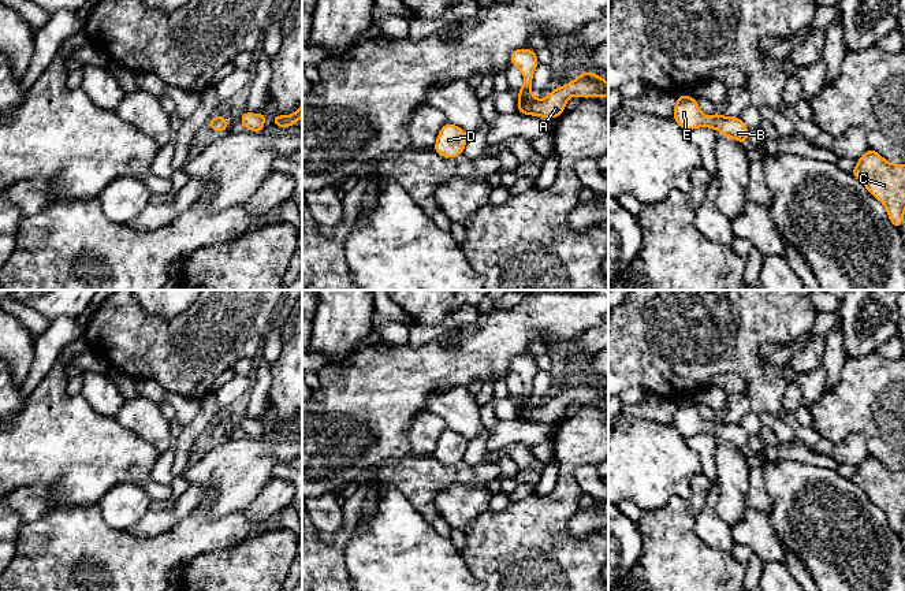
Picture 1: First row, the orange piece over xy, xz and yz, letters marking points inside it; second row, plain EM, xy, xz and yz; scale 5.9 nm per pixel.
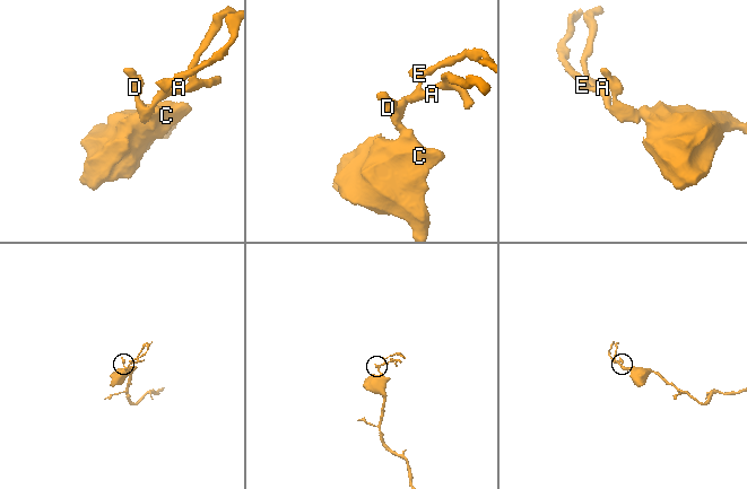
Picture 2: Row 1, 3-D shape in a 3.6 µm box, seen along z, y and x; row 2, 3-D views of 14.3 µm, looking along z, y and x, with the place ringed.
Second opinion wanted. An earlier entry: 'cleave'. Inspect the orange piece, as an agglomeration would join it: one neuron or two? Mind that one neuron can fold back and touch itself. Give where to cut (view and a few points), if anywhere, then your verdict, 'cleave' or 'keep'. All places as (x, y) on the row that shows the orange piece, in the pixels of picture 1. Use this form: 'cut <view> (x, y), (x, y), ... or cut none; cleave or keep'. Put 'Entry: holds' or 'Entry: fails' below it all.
cut none; keep
Entry: fails

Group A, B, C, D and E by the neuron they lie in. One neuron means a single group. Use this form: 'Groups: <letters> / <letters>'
Groups: A B C D E

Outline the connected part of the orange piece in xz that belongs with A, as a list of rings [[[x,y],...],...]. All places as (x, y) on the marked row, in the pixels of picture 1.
[[[530,48],[515,49],[510,52],[510,63],[515,66],[524,75],[524,85],[518,93],[518,109],[522,115],[543,116],[556,119],[565,112],[566,101],[571,96],[580,96],[581,98],[588,97],[607,97],[608,82],[589,71],[582,71],[580,77],[562,88],[551,89],[551,93],[539,100],[532,96],[532,79],[539,60],[536,52]]]

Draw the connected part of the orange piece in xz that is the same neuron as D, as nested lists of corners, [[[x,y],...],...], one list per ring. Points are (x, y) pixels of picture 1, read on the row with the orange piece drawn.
[[[447,122],[437,134],[433,150],[443,157],[457,157],[463,153],[468,137],[463,129]]]

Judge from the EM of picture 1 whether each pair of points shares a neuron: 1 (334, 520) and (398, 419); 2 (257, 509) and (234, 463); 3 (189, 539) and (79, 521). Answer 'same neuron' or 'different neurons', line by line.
1: different neurons
2: different neurons
3: same neuron

